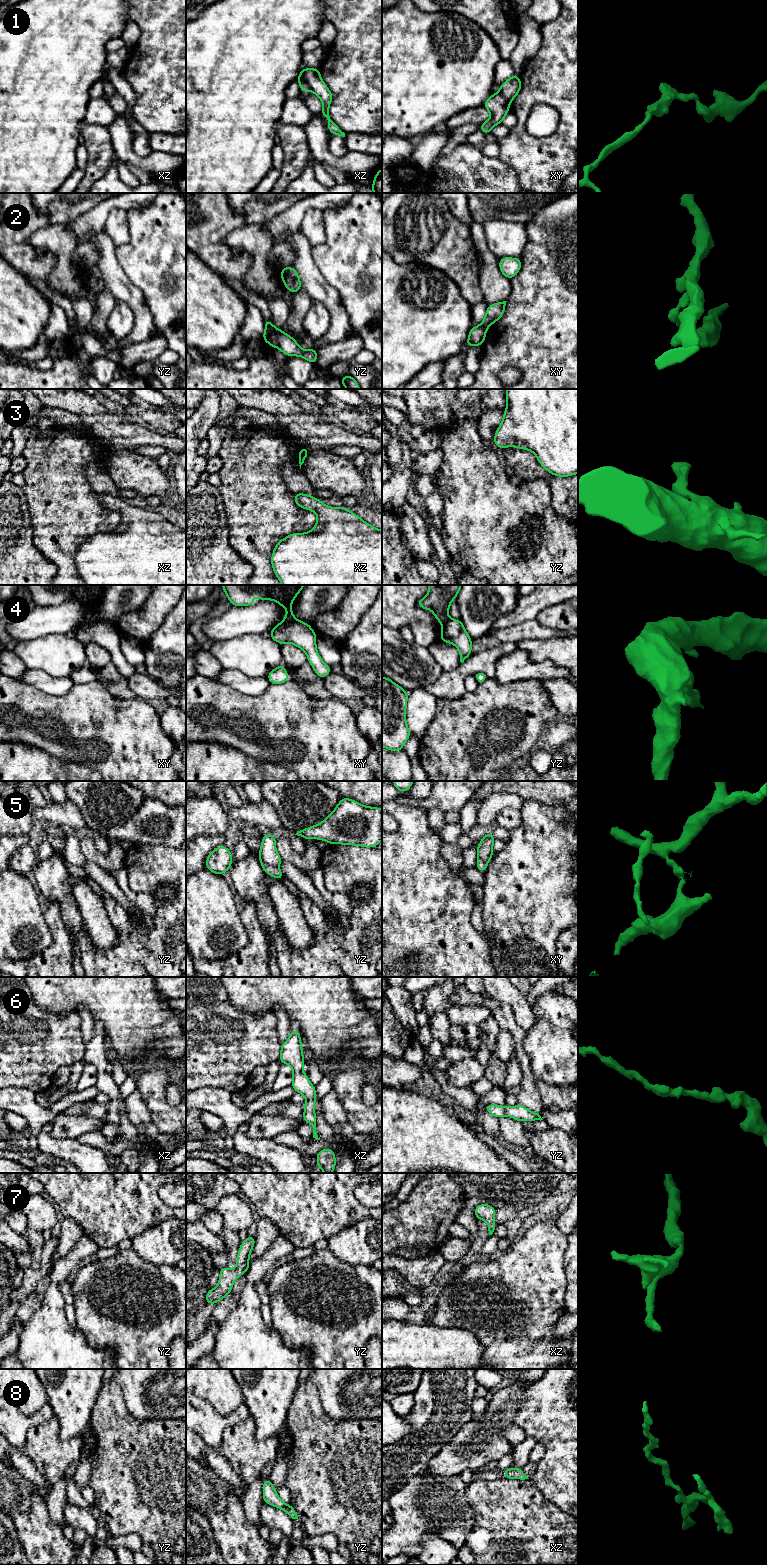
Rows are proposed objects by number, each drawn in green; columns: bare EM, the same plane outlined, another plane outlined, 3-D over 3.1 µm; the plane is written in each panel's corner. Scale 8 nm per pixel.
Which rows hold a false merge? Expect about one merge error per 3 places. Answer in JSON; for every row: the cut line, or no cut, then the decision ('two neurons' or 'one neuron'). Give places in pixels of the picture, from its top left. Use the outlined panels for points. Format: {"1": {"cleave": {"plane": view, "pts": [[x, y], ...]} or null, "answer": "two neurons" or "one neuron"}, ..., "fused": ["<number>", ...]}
{"1": {"cleave": {"plane": "xz", "pts": [[303, 68], [305, 81], [311, 89]]}, "answer": "two neurons"}, "2": {"cleave": {"plane": "xy", "pts": [[480, 324], [486, 329]]}, "answer": "two neurons"}, "3": {"cleave": null, "answer": "one neuron"}, "4": {"cleave": null, "answer": "one neuron"}, "5": {"cleave": {"plane": "yz", "pts": [[260, 857], [266, 863], [277, 866]]}, "answer": "two neurons"}, "6": {"cleave": null, "answer": "one neuron"}, "7": {"cleave": null, "answer": "one neuron"}, "8": {"cleave": null, "answer": "one neuron"}, "fused": ["1", "2", "5"]}

